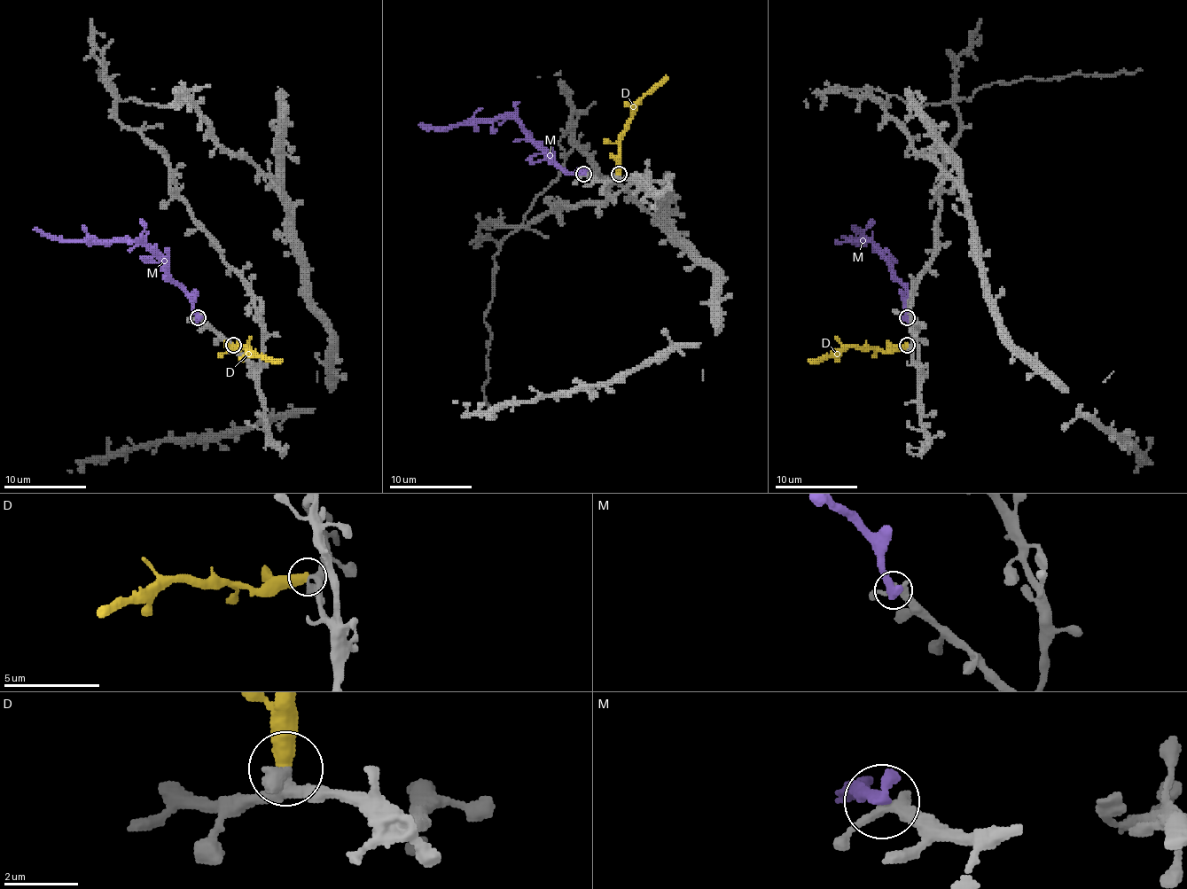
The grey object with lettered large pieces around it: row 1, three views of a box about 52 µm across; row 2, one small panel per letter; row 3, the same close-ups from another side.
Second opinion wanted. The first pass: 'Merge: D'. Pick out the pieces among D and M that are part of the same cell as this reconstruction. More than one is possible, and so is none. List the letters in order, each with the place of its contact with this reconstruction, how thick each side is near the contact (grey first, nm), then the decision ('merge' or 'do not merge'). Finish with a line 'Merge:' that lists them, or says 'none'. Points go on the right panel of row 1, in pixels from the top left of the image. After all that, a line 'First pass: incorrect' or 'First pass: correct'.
D: (907, 345) | 320/480 nm | do not merge
M: (907, 317) | 320/440 nm | merge
Merge: M
First pass: incorrect

